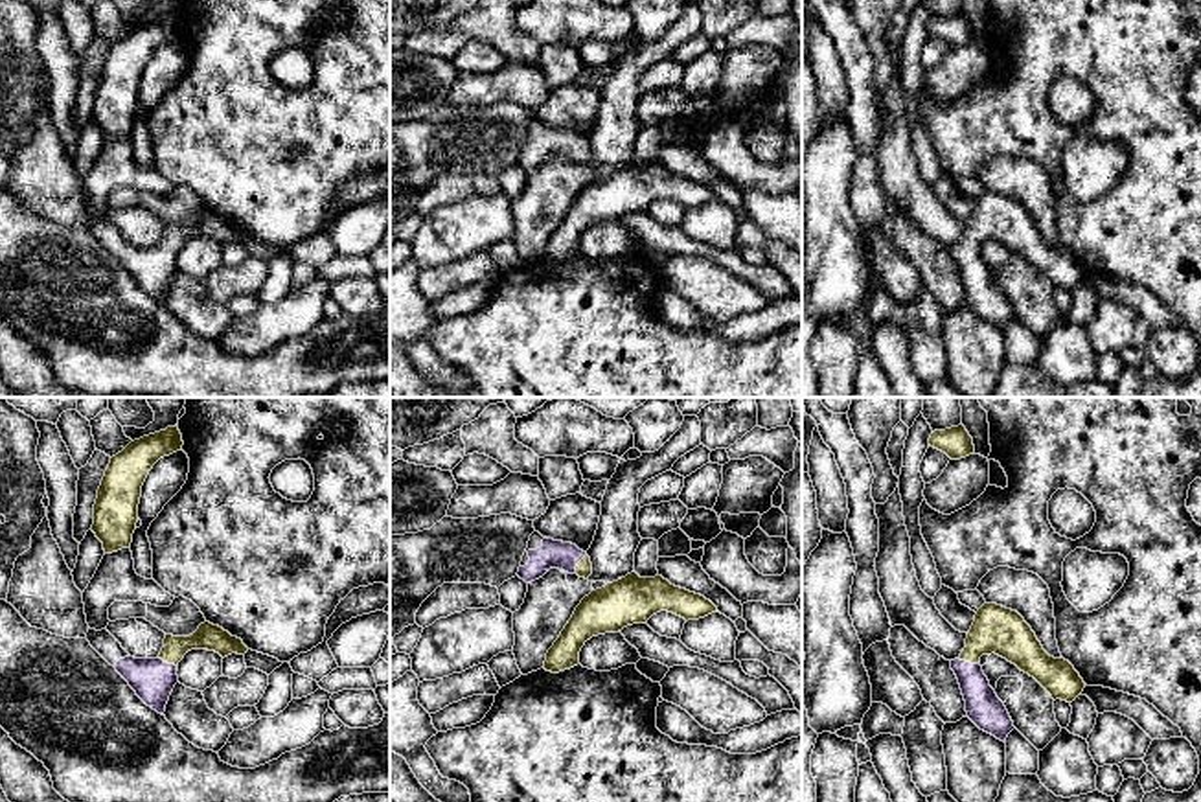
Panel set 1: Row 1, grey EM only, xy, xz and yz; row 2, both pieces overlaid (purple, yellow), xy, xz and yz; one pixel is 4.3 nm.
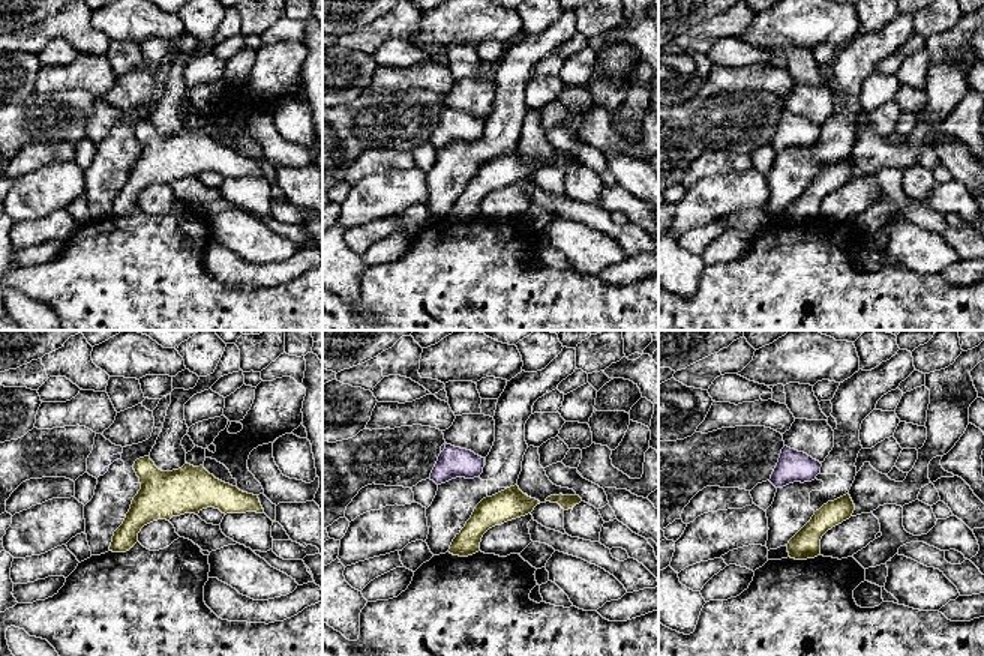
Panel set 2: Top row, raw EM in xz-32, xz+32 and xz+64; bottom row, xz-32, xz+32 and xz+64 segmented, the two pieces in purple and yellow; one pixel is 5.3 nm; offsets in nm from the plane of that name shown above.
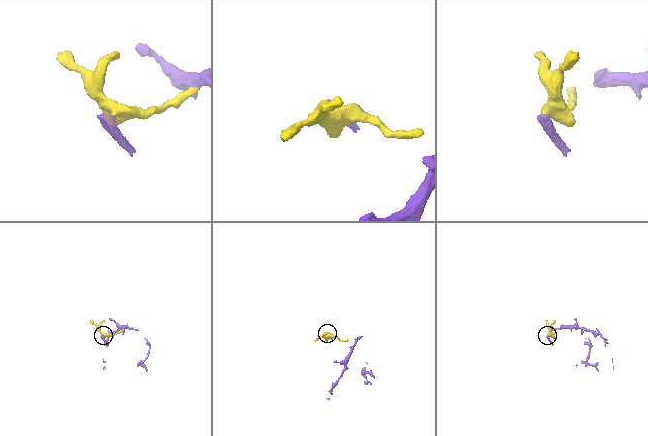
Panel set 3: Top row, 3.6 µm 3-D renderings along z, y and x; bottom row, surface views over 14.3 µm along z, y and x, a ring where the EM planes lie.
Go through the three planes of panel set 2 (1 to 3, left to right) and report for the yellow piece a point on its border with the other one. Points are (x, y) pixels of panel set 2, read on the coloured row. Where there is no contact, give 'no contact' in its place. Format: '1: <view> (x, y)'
1: no contact
2: no contact
3: no contact

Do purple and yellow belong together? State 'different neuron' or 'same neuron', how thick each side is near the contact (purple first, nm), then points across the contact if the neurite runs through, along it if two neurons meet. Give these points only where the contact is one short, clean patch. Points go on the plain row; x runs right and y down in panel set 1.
same neuron | 160/200 nm | across yz (984, 297), (968, 260), (968, 251), (995, 217)

